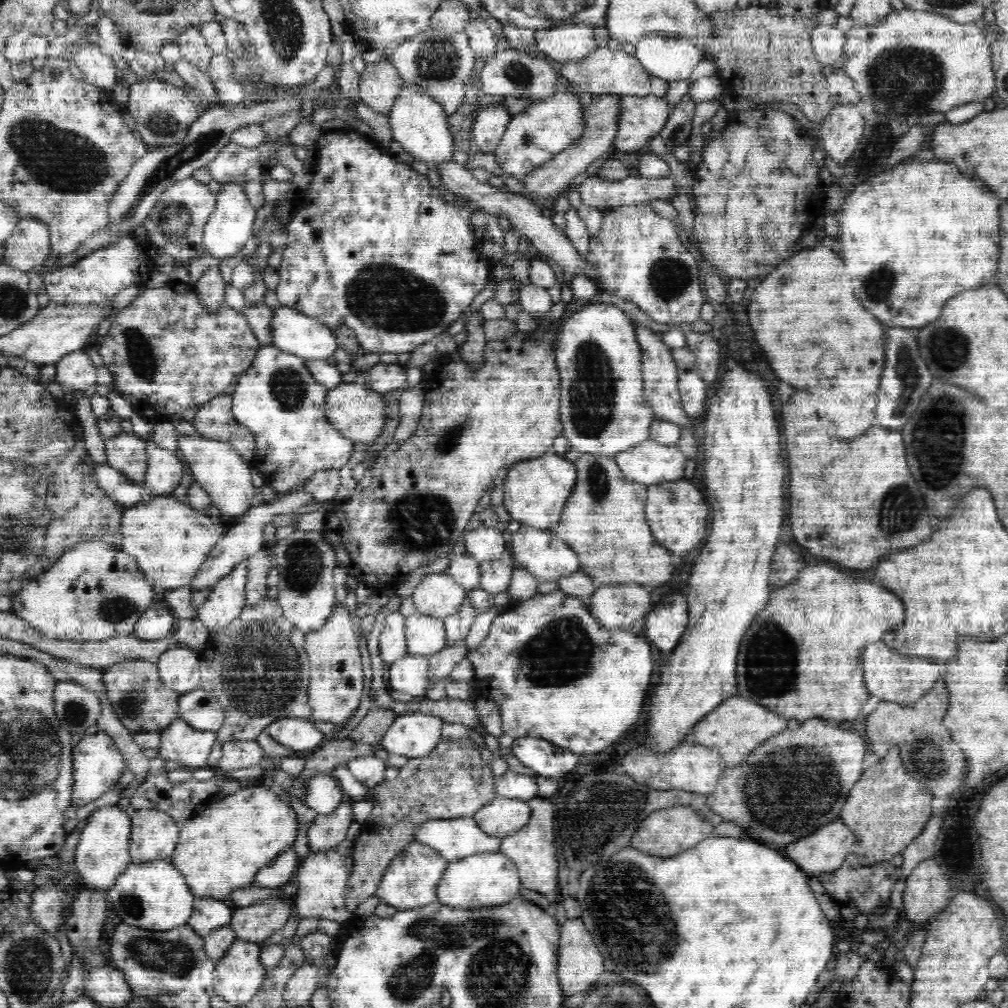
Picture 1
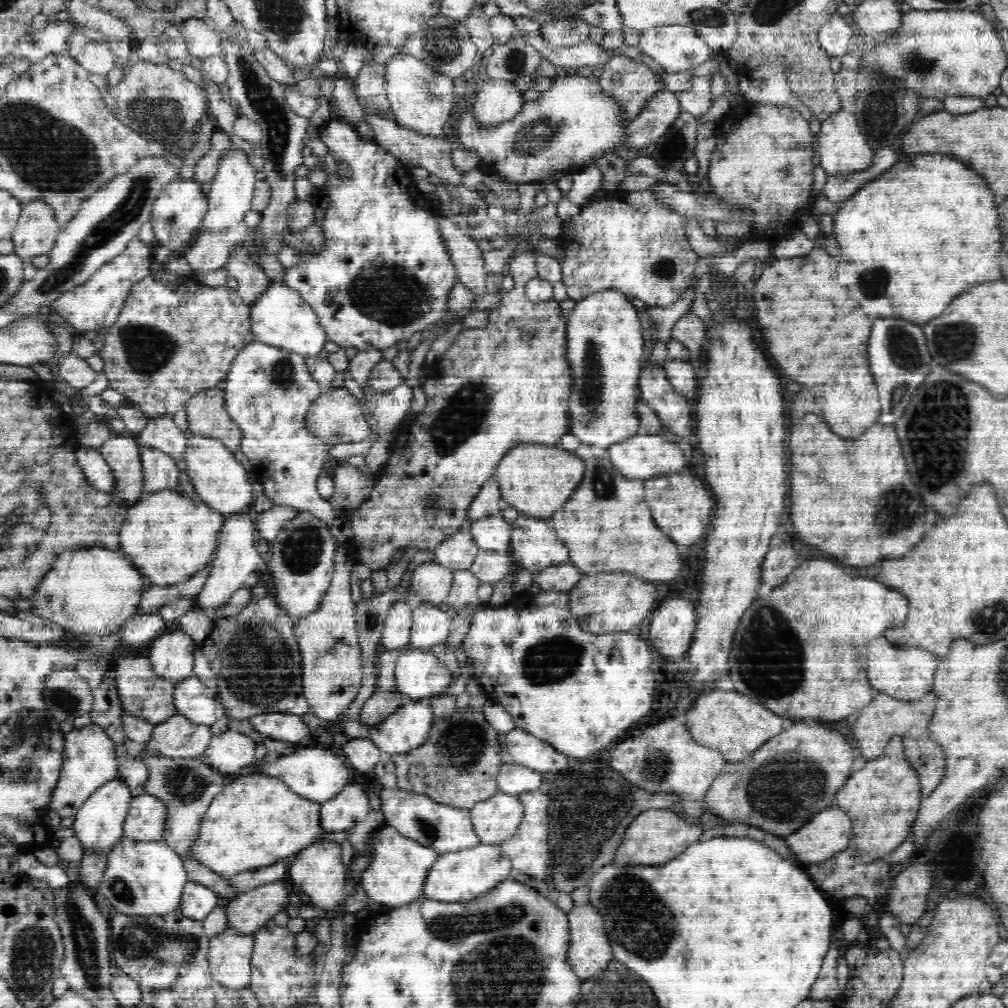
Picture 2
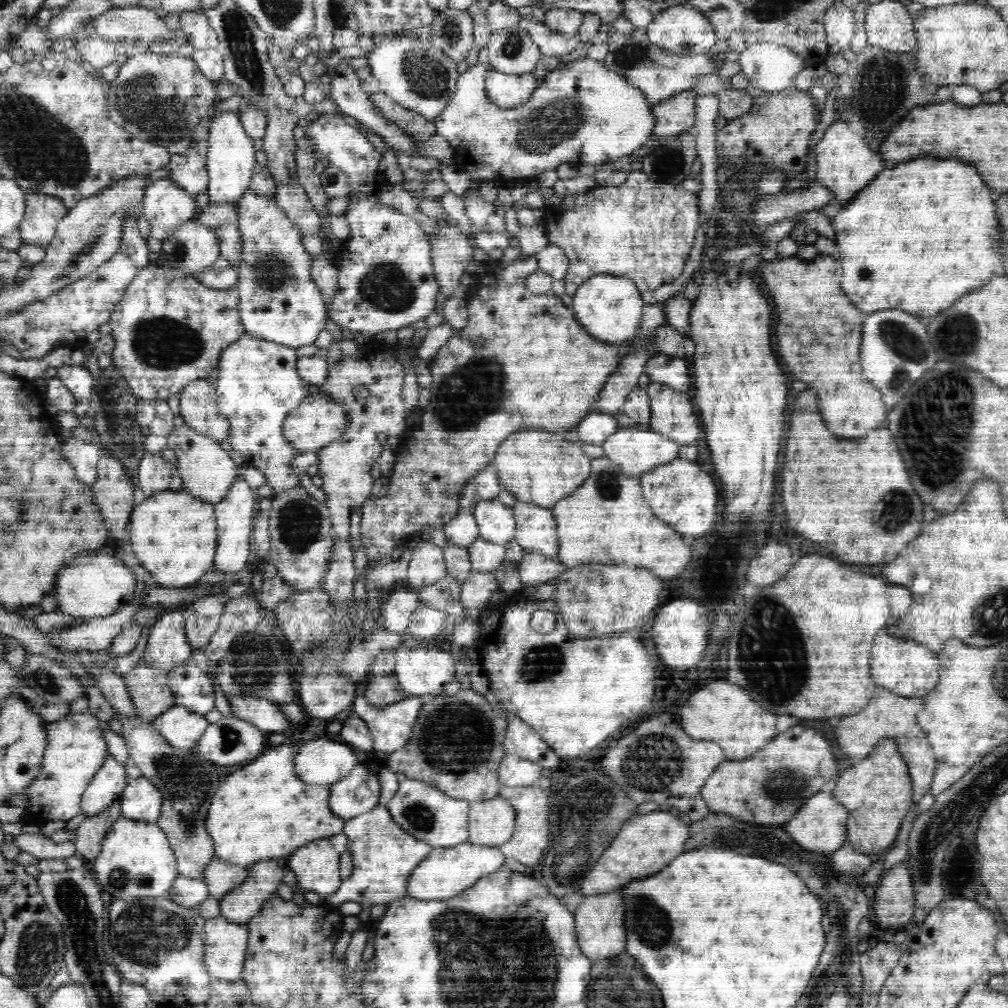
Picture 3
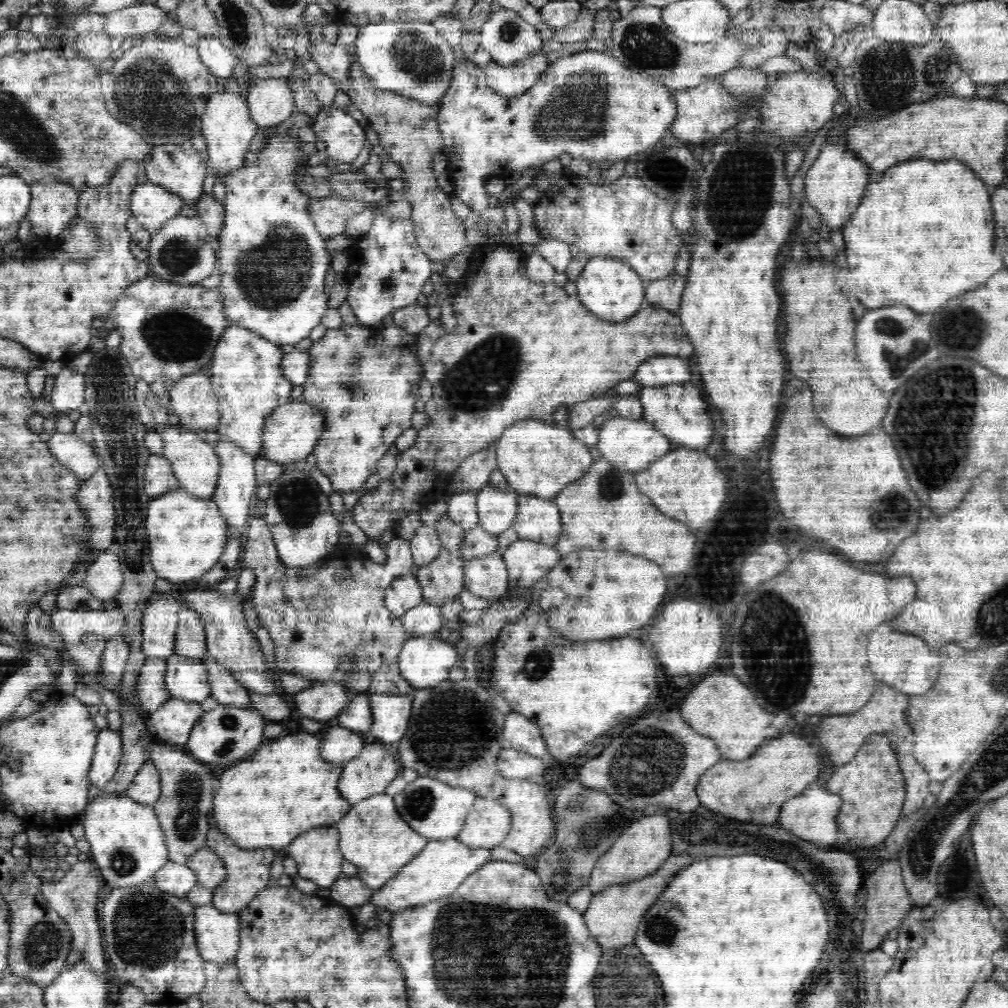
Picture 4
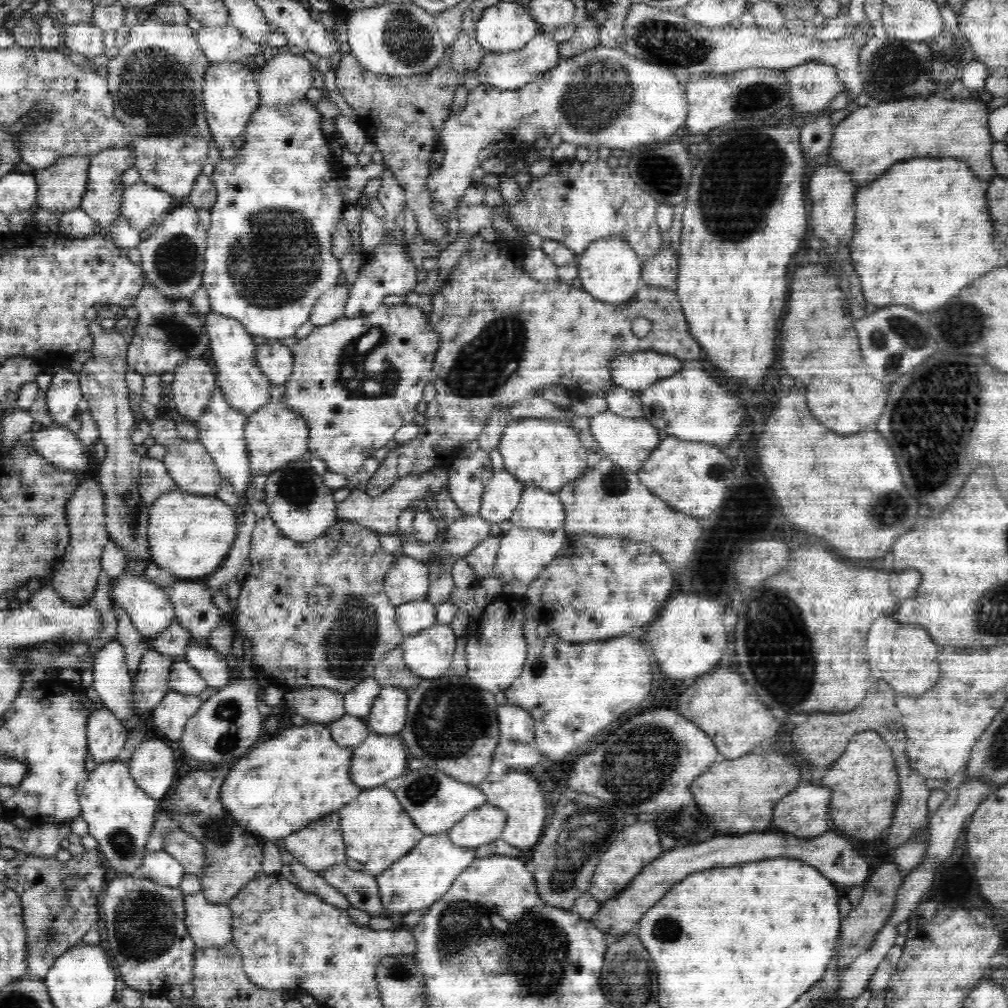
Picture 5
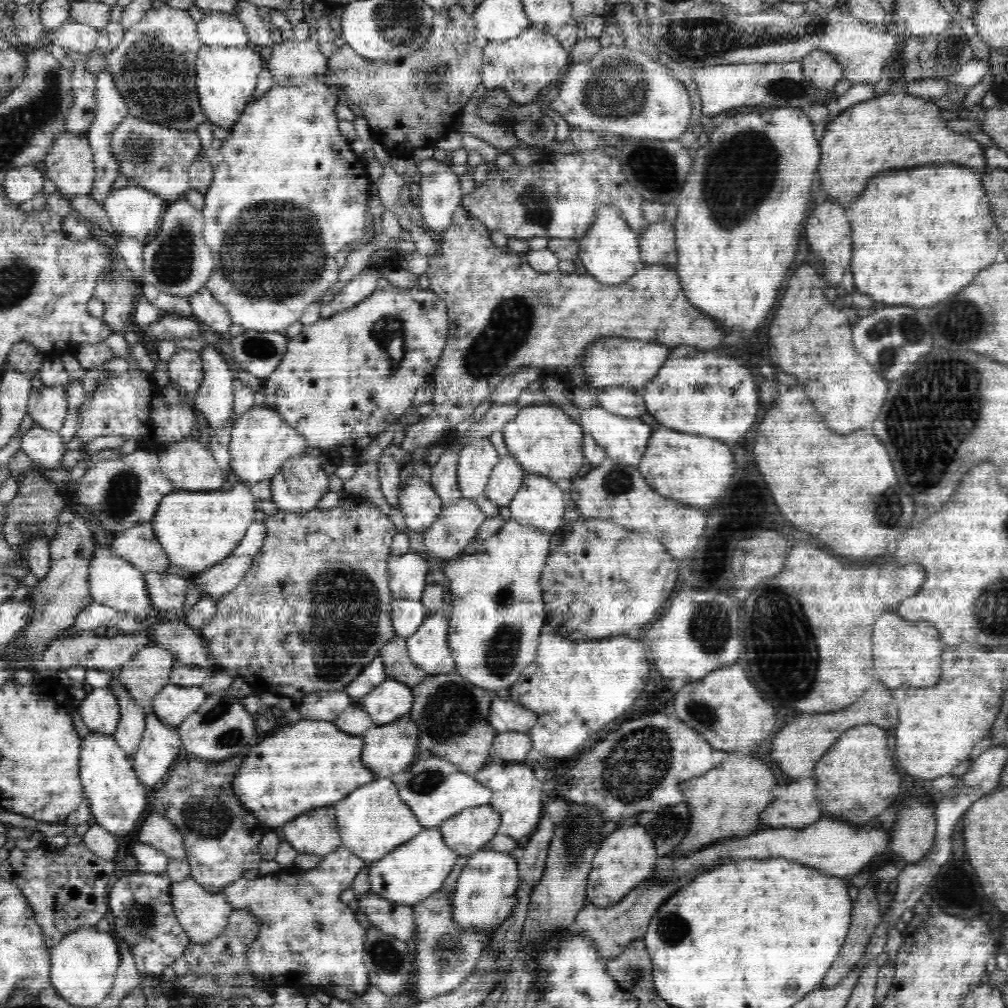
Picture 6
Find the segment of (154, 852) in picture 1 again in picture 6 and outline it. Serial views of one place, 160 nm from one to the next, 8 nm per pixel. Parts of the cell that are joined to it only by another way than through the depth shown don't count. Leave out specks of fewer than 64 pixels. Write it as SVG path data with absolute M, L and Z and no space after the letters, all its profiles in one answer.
M154 712L148 713L144 720L144 734L131 762L138 780L152 789L162 785L182 741L178 725L167 724Z

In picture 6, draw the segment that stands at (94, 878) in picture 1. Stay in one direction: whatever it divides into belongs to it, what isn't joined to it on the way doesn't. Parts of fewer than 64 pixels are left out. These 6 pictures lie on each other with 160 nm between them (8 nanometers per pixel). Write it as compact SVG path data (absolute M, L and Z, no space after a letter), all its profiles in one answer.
M110 687L93 688L78 706L86 728L99 729L102 733L116 732L120 720L118 695Z

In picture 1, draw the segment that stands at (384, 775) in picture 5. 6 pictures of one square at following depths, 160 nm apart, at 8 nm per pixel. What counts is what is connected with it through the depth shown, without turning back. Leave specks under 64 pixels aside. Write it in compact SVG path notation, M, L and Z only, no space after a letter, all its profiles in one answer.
M345 800L333 812L318 814L307 831L308 844L311 852L336 848L346 840L348 826L352 820L353 800Z

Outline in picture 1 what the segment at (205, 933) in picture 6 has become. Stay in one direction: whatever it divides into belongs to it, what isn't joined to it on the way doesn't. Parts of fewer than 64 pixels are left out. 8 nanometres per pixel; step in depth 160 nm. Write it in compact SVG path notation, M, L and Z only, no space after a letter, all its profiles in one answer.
M237 939L215 964L215 995L230 1005L248 1005L265 985L260 944Z

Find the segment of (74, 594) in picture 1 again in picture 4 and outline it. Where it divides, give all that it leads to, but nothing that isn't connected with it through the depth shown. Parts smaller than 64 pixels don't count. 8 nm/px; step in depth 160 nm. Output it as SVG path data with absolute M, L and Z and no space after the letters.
M106 549L87 568L82 586L87 588L92 596L110 606L116 599L116 594L120 592L122 584L124 584L124 575L119 559Z

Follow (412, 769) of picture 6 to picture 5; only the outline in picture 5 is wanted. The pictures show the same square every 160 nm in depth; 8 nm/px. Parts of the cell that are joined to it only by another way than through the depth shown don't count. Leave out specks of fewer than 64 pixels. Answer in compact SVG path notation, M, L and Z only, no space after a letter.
M422 767L420 770L405 773L402 778L402 785L394 790L395 795L402 808L425 835L446 832L456 822L460 822L466 813L488 803L482 789L466 781L456 780L436 768Z

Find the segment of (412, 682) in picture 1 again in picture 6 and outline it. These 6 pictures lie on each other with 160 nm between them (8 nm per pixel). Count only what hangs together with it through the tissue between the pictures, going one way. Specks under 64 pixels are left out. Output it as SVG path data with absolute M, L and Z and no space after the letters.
M432 612L425 616L424 622L420 624L420 628L417 628L416 632L412 634L412 636L408 636L407 638L407 651L409 656L411 657L412 663L414 665L420 666L420 669L428 675L438 675L438 674L446 674L452 672L453 665L453 656L452 651L449 650L448 646L448 620L446 617L439 612Z

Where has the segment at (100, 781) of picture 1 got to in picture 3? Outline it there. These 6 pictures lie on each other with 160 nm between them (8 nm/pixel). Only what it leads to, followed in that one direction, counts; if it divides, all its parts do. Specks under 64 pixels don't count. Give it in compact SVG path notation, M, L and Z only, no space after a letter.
M89 711L82 714L70 713L66 718L45 722L45 750L36 777L24 790L29 796L30 806L26 810L37 812L43 820L68 821L81 812L81 800L108 753L104 731Z

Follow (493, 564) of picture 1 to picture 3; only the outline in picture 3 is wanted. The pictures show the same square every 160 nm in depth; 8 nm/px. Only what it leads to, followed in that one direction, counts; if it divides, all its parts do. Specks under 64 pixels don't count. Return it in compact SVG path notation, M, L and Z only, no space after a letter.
M478 536L476 540L469 545L467 550L472 568L476 572L492 572L496 570L507 555L506 546L494 544L492 541L484 540Z

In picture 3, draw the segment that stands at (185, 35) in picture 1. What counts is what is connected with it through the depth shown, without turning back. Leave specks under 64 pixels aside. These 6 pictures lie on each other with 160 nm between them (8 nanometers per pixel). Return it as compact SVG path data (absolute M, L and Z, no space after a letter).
M189 9L180 13L179 28L188 37L194 50L217 49L218 36L202 10Z

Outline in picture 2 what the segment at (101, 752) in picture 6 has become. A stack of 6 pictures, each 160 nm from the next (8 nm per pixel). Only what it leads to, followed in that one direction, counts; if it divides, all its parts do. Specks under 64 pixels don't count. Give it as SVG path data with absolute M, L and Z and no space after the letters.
M126 837L108 853L99 893L110 901L116 913L132 916L157 916L180 910L181 896L189 882L182 857L162 840L139 840Z

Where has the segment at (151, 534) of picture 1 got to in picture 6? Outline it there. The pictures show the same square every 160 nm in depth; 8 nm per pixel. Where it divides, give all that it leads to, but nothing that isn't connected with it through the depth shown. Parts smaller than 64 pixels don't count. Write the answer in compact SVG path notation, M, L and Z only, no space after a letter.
M237 482L232 489L208 492L174 490L162 497L152 522L154 534L167 553L169 564L179 566L184 575L204 572L228 558L244 532L255 522L254 493L250 486Z

